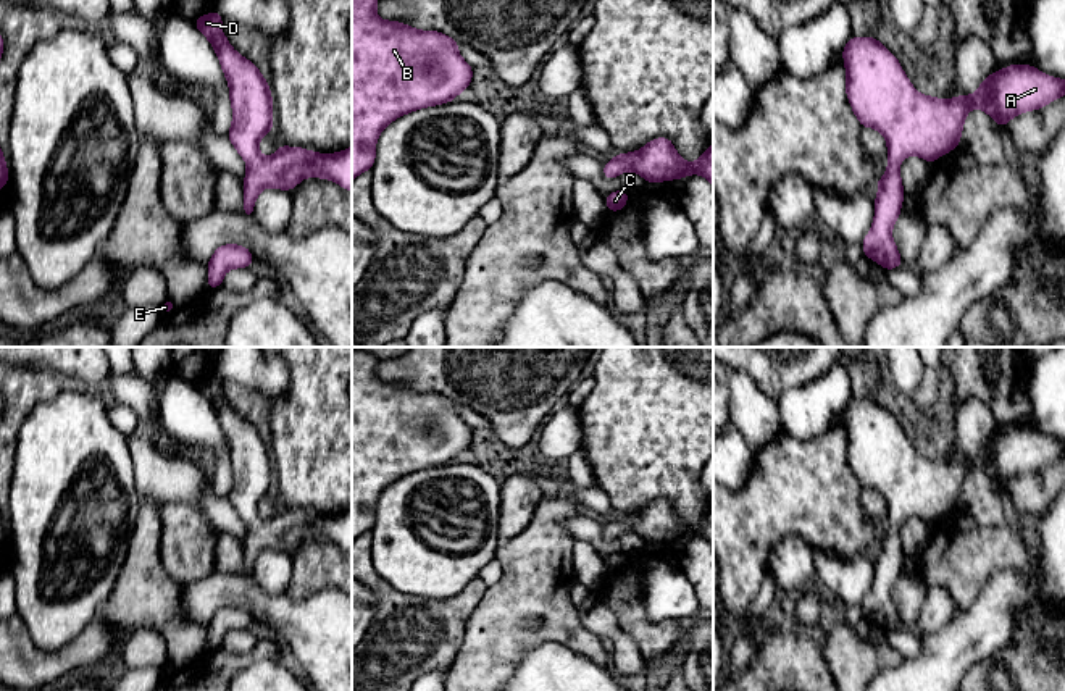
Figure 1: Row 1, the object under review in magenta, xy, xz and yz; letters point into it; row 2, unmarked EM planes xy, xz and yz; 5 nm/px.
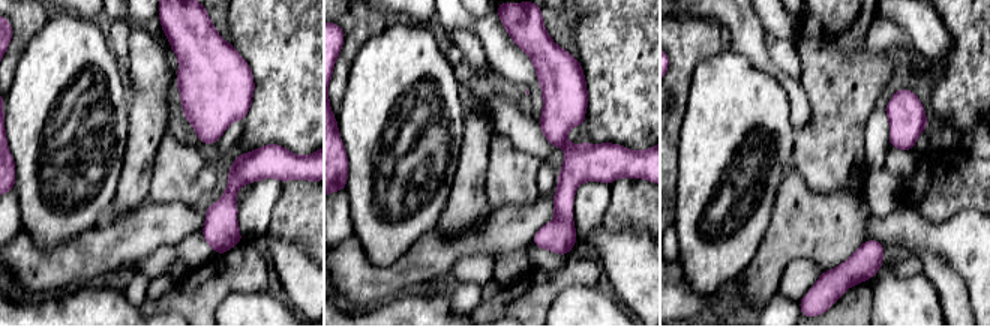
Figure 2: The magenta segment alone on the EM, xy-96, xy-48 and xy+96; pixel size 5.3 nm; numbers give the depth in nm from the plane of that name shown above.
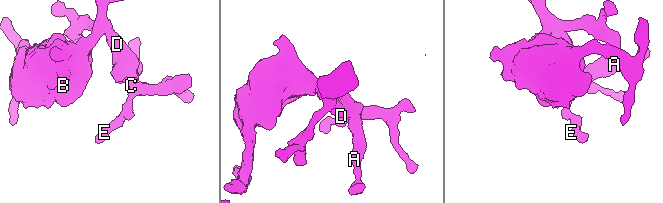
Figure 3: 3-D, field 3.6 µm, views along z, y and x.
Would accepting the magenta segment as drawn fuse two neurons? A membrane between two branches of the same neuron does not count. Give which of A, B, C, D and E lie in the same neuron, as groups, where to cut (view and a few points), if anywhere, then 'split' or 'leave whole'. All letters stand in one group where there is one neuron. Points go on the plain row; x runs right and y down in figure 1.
A B C D E | no cut | leave whole

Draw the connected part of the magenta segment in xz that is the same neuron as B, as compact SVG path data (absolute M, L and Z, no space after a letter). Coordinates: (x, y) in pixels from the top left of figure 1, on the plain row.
M352 347L352 542L371 531L381 492L410 473L453 463L470 449L473 429L460 418L458 404L437 392L418 392L376 376L379 360Z

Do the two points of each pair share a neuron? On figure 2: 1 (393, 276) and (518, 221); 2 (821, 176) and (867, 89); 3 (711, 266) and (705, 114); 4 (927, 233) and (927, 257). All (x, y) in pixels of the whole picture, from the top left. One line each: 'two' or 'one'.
1: one
2: one
3: one
4: two

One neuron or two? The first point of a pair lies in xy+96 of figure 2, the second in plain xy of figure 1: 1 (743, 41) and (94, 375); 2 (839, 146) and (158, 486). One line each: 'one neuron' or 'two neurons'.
1: one neuron
2: two neurons

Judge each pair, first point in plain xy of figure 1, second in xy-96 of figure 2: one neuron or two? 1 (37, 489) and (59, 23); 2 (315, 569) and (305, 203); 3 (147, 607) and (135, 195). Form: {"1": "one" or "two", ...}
{"1": "one", "2": "one", "3": "one"}

